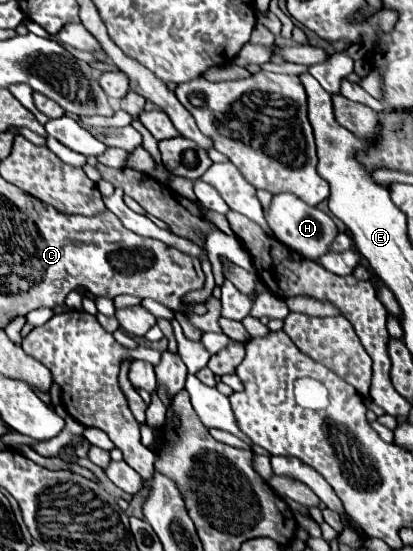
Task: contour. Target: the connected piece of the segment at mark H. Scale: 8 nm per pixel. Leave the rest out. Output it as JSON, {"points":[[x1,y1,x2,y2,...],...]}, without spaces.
{"points":[[292,193,274,195,274,199,270,203,270,209,268,209,268,215,266,215,266,221,268,221,270,229,274,231,274,235,284,245,288,245,290,249,294,249,296,253,300,253,308,259,318,259,324,253,328,253,328,247,332,245,334,237,338,235,338,229,336,229,334,221,324,211,300,201]]}

